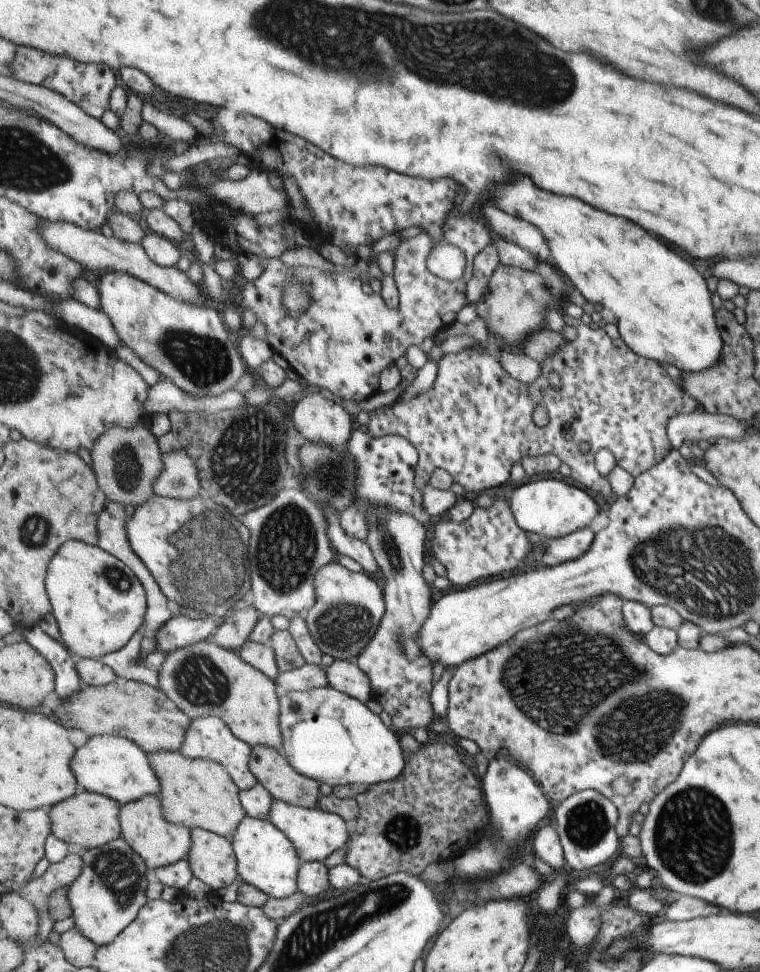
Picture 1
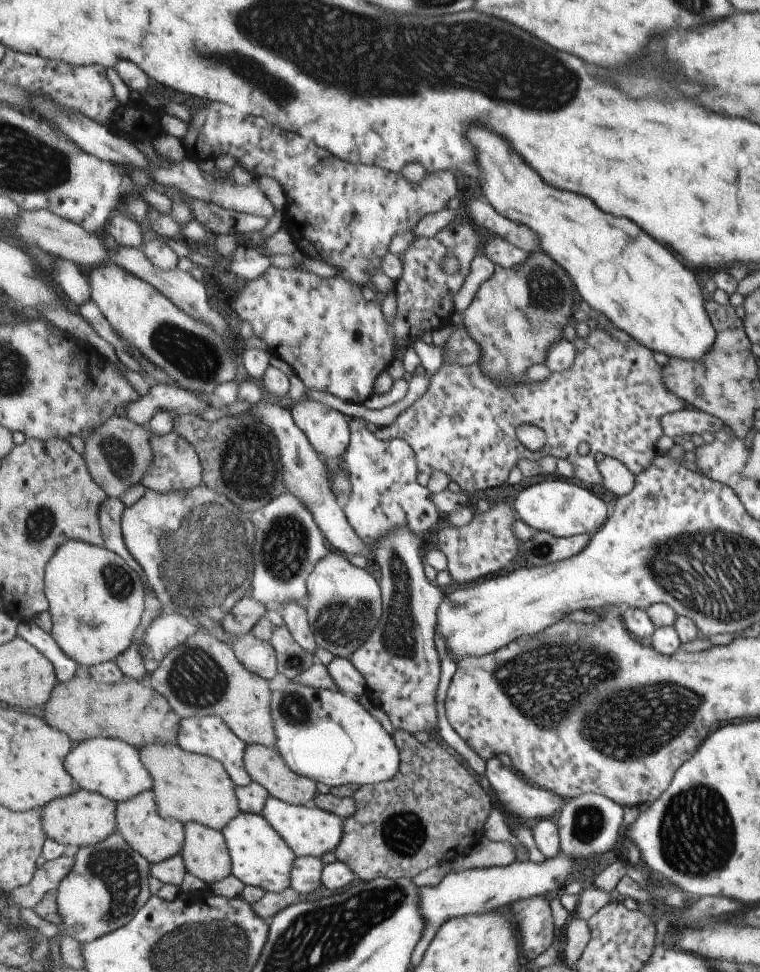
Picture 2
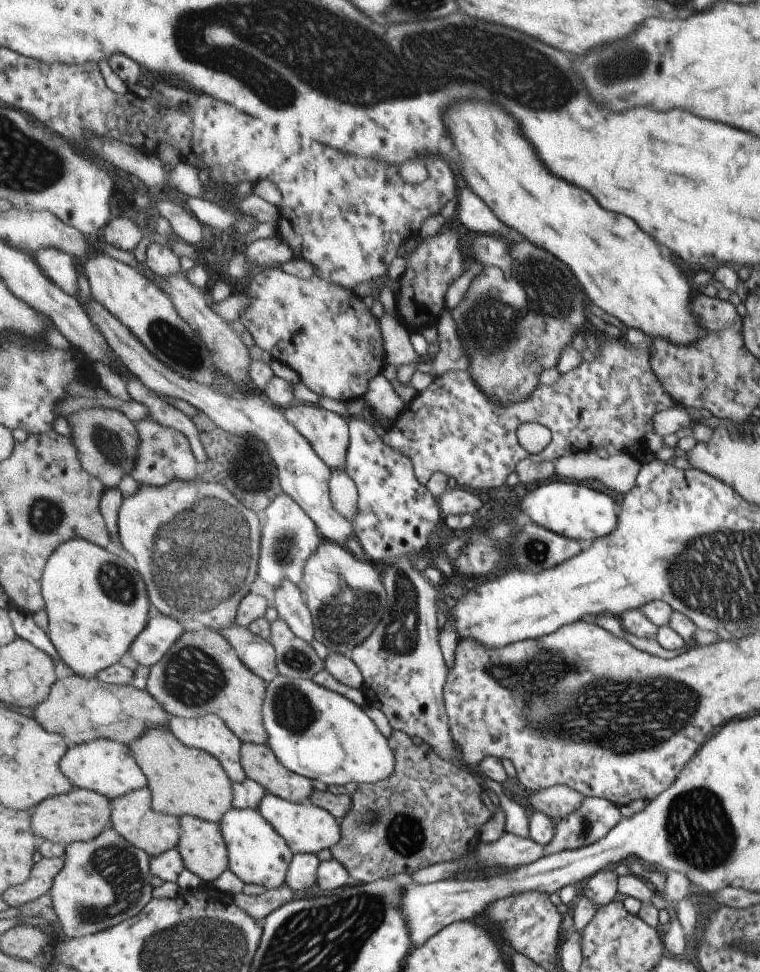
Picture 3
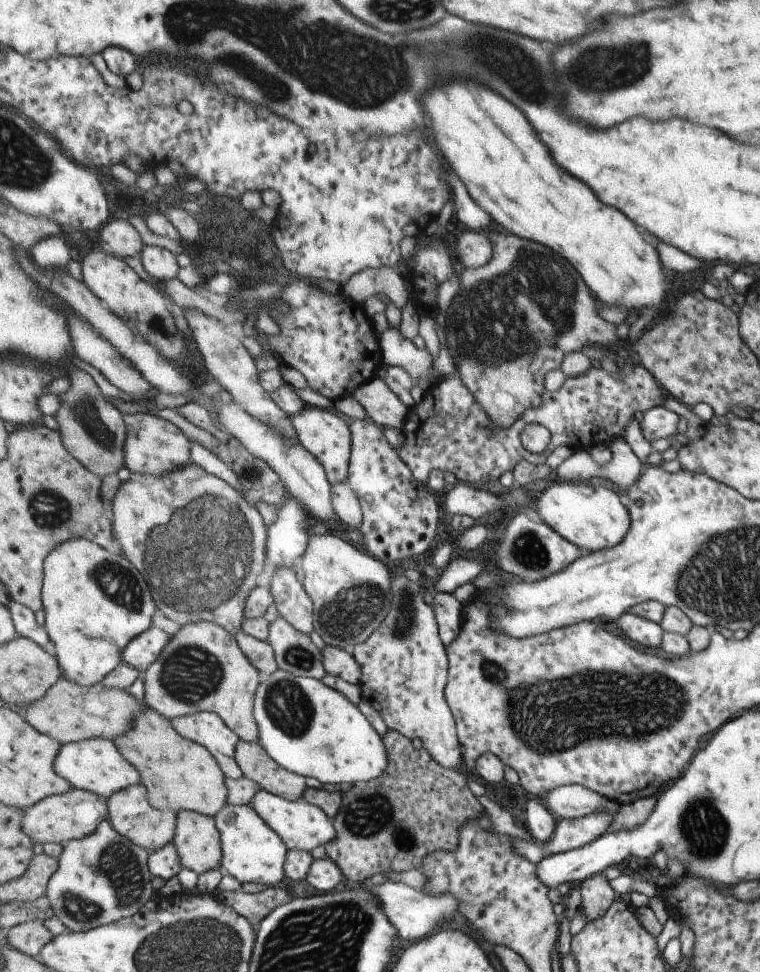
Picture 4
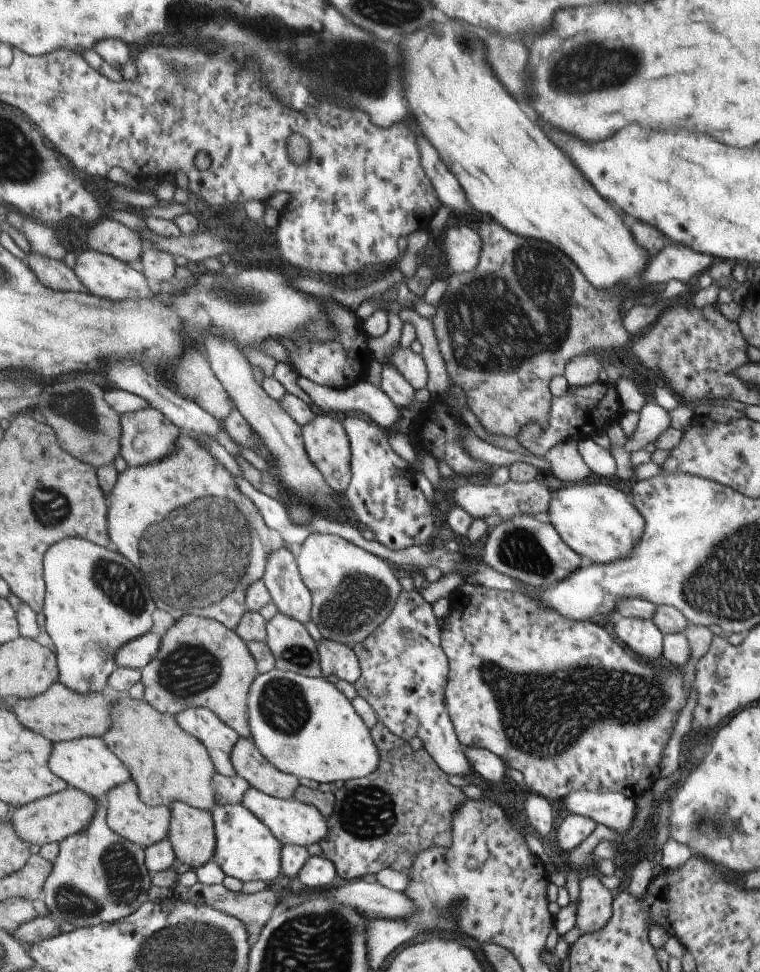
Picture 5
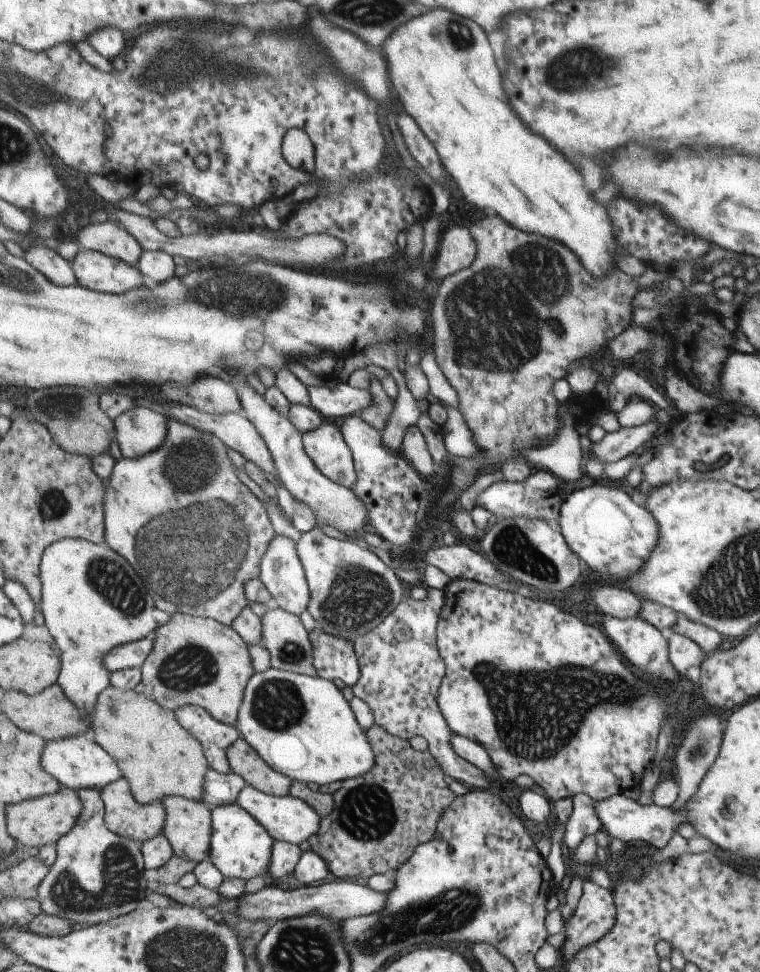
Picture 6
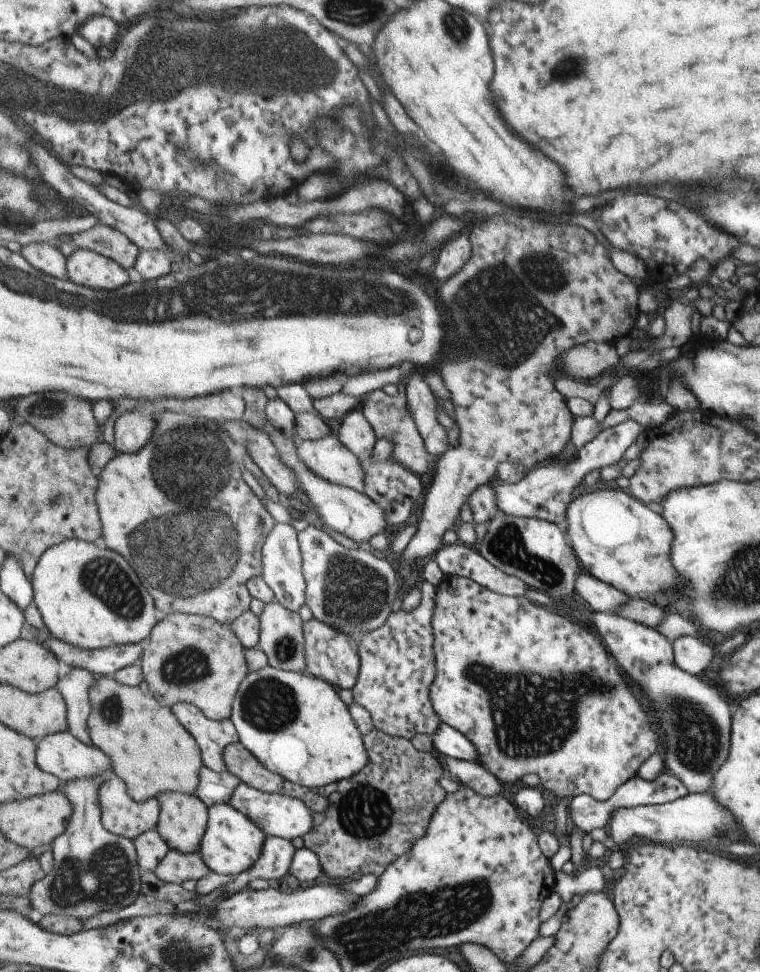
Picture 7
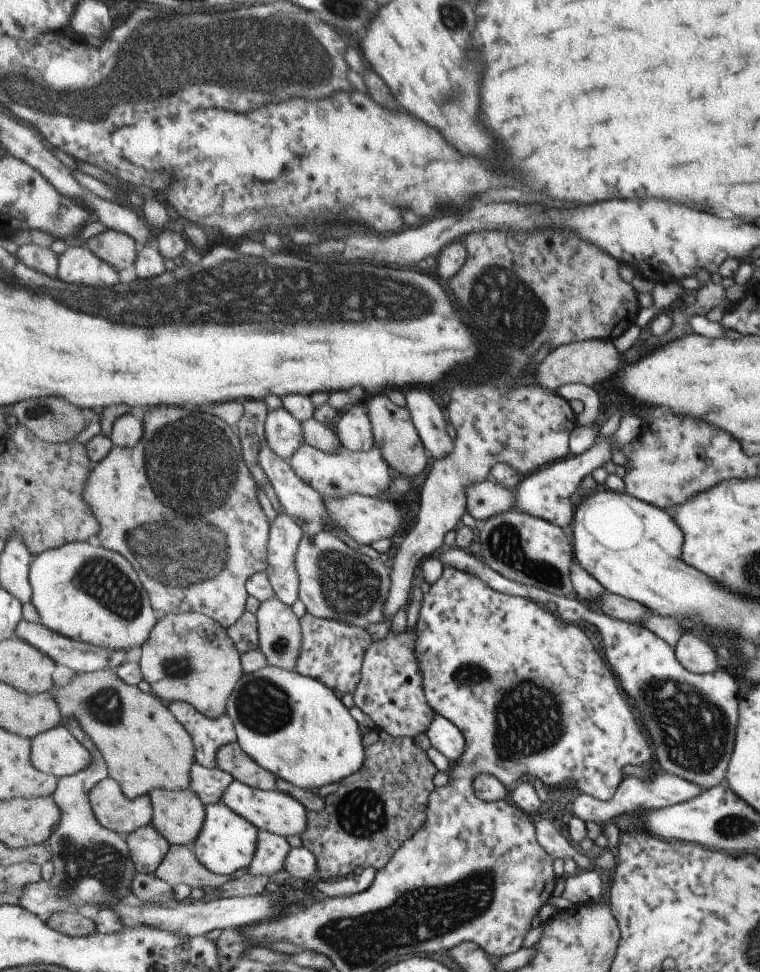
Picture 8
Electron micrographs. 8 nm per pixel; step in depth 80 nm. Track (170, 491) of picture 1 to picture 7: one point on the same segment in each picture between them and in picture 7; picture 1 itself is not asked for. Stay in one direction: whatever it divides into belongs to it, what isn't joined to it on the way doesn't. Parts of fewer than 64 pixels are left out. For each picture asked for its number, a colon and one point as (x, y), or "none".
2: (177, 467)
3: (164, 454)
4: (155, 446)
5: (149, 435)
6: (141, 430)
7: (133, 430)

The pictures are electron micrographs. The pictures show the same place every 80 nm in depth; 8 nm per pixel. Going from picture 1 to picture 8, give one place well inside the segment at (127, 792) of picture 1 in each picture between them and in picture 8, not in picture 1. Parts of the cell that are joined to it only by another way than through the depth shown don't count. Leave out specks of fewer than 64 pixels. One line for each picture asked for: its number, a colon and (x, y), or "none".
2: (110, 766)
3: (103, 765)
4: (96, 765)
5: (87, 764)
6: (79, 762)
7: (63, 755)
8: (57, 752)

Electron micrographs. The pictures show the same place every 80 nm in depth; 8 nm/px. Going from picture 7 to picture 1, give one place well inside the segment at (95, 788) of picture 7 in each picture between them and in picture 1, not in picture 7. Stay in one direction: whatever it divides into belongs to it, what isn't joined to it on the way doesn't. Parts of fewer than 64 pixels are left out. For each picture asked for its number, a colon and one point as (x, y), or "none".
1: (110, 892)
2: (108, 886)
3: (105, 881)
4: (103, 878)
5: (100, 877)
6: (99, 876)

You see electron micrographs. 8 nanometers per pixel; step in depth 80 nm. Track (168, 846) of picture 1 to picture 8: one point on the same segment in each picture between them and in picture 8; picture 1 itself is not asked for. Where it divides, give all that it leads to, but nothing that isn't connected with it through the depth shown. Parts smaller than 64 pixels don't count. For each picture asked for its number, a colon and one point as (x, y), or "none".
2: (138, 819)
3: (133, 816)
4: (130, 812)
5: (128, 815)
6: (125, 816)
7: (128, 818)
8: (114, 810)

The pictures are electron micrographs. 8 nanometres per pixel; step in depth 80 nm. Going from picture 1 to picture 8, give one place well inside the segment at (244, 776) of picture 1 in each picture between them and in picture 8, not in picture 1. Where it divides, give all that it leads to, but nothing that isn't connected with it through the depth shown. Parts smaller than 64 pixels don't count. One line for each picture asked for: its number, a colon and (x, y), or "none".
2: (211, 735)
3: (210, 732)
4: (206, 728)
5: (208, 728)
6: (216, 737)
7: (214, 737)
8: (210, 734)

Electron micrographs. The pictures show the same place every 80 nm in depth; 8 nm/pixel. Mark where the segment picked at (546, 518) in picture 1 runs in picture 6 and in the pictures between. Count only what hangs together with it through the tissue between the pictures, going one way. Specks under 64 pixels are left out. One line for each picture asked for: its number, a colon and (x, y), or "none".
2: (556, 506)
3: (581, 514)
4: (591, 517)
5: (598, 522)
6: (612, 535)

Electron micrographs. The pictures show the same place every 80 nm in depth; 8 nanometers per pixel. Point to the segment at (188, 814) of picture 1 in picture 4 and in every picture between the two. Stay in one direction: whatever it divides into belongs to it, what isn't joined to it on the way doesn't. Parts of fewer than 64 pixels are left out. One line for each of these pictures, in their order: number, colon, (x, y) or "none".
2: (189, 786)
3: (184, 780)
4: (179, 773)

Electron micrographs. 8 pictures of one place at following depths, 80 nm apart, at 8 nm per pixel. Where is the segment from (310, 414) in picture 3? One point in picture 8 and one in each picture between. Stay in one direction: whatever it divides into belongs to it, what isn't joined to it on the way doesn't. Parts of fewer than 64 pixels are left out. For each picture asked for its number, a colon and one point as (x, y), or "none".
4: (325, 433)
5: (328, 446)
6: (326, 446)
7: (328, 457)
8: (335, 475)

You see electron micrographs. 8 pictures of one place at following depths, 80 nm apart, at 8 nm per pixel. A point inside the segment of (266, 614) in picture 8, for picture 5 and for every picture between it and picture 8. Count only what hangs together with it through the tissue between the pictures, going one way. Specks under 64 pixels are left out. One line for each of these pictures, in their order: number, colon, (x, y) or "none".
5: (294, 649)
6: (291, 647)
7: (282, 631)

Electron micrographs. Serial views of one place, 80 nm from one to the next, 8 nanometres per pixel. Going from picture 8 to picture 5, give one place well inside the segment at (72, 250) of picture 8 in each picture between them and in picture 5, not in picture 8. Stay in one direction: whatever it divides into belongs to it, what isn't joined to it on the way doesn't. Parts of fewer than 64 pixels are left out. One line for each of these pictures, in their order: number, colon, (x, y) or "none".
5: (105, 276)
6: (96, 271)
7: (87, 268)

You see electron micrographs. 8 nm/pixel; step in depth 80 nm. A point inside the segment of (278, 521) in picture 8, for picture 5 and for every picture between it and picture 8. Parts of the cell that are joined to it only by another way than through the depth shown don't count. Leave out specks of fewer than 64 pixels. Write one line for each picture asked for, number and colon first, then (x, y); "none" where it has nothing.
5: (283, 579)
6: (282, 573)
7: (283, 571)

